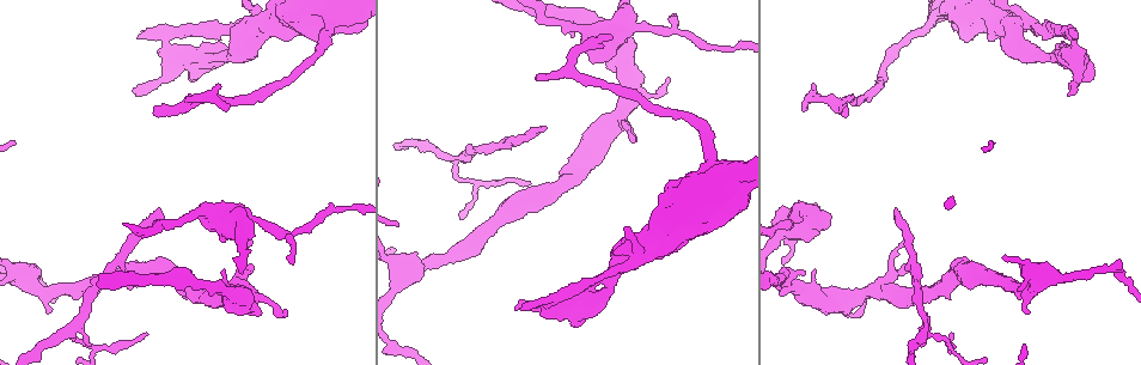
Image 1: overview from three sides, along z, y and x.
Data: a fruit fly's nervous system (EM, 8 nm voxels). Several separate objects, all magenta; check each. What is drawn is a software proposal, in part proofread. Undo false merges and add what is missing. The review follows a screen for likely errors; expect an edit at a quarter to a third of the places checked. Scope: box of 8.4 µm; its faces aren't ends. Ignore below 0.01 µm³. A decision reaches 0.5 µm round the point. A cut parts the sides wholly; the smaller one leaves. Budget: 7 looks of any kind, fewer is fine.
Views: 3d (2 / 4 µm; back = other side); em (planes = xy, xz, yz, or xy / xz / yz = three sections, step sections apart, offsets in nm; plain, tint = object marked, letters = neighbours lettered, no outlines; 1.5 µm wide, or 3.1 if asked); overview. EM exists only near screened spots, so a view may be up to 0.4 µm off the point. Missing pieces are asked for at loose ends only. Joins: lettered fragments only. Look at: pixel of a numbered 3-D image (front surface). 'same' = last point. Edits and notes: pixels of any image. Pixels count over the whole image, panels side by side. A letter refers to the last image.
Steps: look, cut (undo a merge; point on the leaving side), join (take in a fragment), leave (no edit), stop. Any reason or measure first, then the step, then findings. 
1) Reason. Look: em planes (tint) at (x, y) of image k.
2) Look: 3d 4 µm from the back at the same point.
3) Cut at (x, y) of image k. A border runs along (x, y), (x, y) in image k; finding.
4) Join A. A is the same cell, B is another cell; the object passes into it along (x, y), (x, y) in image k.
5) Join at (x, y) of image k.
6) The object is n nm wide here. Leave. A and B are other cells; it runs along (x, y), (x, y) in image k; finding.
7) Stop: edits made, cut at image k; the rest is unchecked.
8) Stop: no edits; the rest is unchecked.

An open end. Look: em planes (letters) at (154, 113) of image 1.

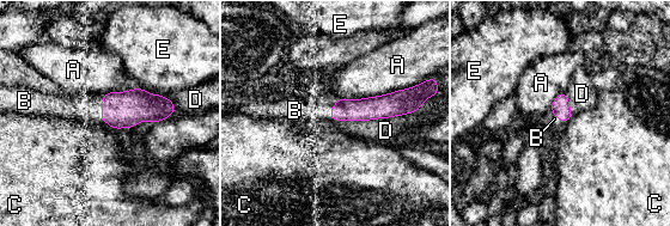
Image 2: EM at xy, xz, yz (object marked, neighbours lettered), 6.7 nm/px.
The longest contact is with A, 500 nm. Join B. B is the same cell, A, C, D and E are other cells; the cell continues.

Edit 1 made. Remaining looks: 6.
Look: overview.

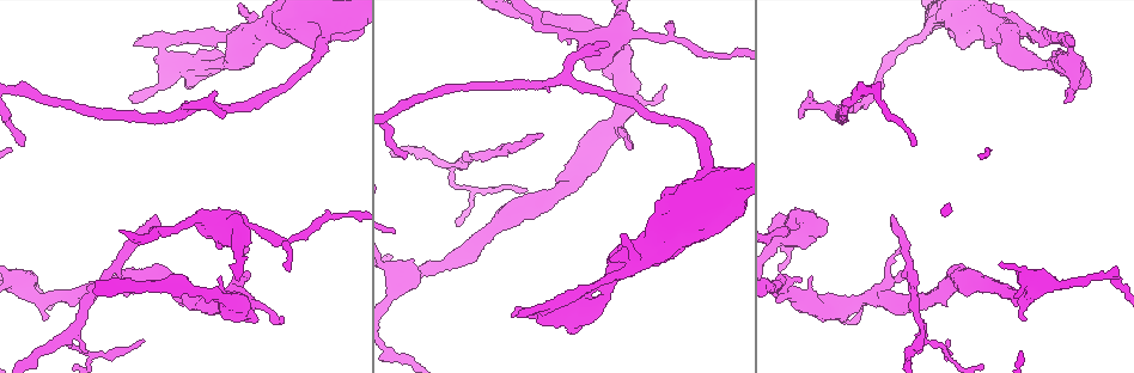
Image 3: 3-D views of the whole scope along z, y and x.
An open end. Look: em yz step 8 (tint) at (912, 144) of image 3.

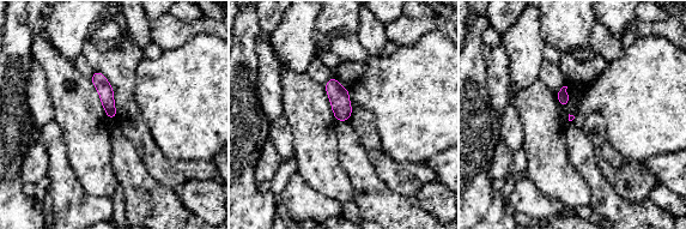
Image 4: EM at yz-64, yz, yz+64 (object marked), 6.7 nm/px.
Another direction. Look: em planes (tint) at the same point.

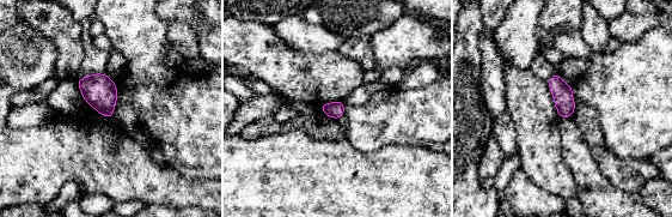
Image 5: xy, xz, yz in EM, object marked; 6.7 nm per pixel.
See the neighbours. Look: em planes (letters) at the same point.

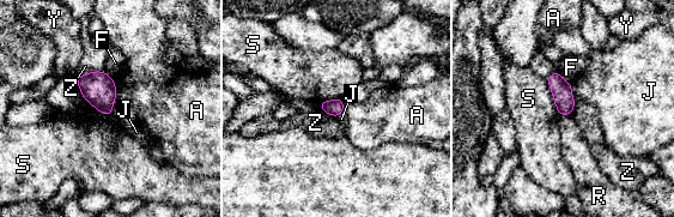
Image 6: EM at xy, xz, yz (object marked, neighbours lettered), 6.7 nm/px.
Leave. A, F, J, R, S, Y and Z are other cells; a border runs along (546, 79), (559, 114) in image 6; none of them fits.

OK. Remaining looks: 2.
Thin end. Look: 3d 4 µm at (663, 85) of image 3.

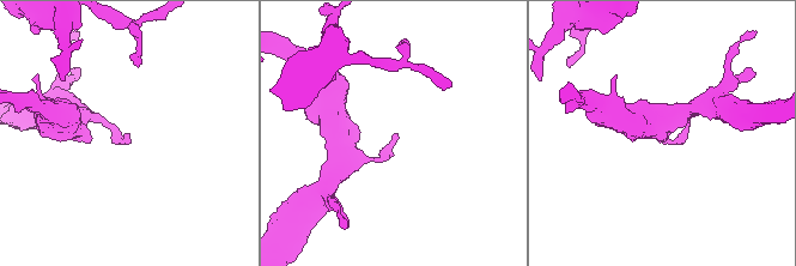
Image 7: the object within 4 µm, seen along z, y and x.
Need the tissue. Look: em planes (letters) at (129, 134) of image 7.

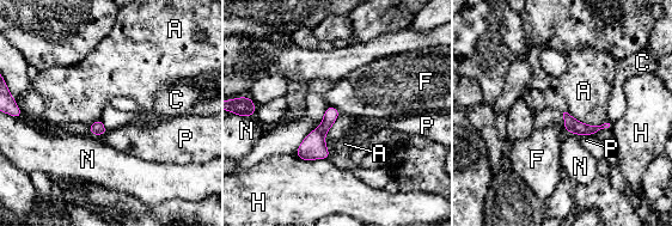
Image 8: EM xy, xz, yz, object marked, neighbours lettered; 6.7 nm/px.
The longest contact is with A, 300 nm. Leave. A, C, F, H, N and P are other cells; a border runs along (328, 105), (333, 105), (340, 112) in image 8; none of them fits.

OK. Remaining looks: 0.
Stop: edits made, join at image 2; the rest is unchecked.

